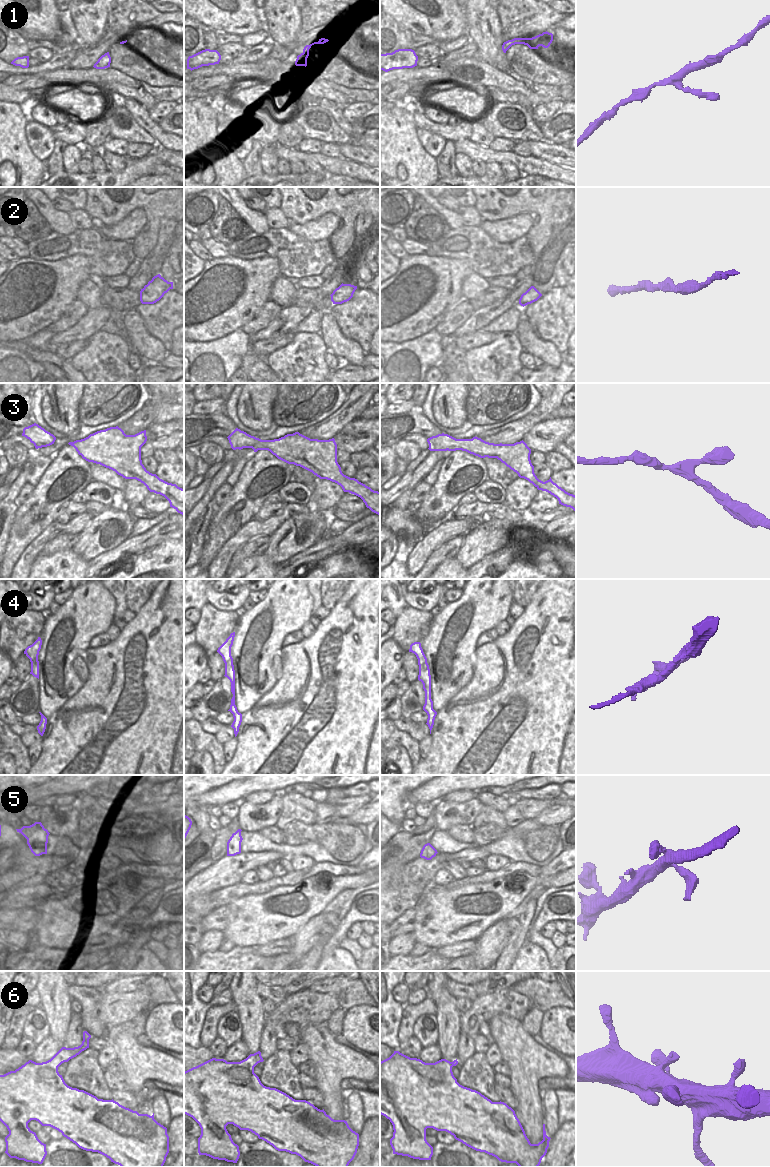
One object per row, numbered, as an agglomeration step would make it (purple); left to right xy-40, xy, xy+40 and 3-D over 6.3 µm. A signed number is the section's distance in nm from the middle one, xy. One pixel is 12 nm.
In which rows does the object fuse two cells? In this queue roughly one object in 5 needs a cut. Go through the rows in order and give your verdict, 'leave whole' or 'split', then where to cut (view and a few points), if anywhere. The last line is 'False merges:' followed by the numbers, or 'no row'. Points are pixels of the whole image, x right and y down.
1: leave whole; cut none
2: leave whole; cut none
3: leave whole; cut none
4: leave whole; cut none
5: leave whole; cut none
6: leave whole; cut none
False merges: no row

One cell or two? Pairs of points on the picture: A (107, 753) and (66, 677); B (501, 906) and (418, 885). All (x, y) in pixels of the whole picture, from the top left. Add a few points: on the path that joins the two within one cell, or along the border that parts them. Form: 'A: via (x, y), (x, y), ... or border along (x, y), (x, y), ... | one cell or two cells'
A: border along (84, 683), (58, 708) | two cells
B: border along (422, 894), (412, 908) | two cells

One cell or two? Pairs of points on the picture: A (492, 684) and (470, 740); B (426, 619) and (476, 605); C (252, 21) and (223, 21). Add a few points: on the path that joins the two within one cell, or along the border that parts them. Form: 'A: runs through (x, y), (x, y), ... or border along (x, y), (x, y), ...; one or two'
A: runs through (491, 698), (488, 722), (484, 726); one
B: border along (434, 617), (428, 633), (423, 638); two
C: runs through (245, 21), (230, 21); one

